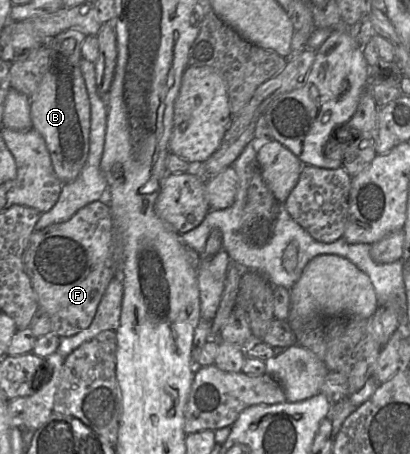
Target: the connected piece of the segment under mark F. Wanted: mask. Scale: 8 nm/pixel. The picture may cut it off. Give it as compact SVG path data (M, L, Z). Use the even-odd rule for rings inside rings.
M94 201L69 220L34 230L23 252L25 271L37 294L39 307L49 315L51 331L60 338L88 328L101 298L114 278L113 221L107 202Z

